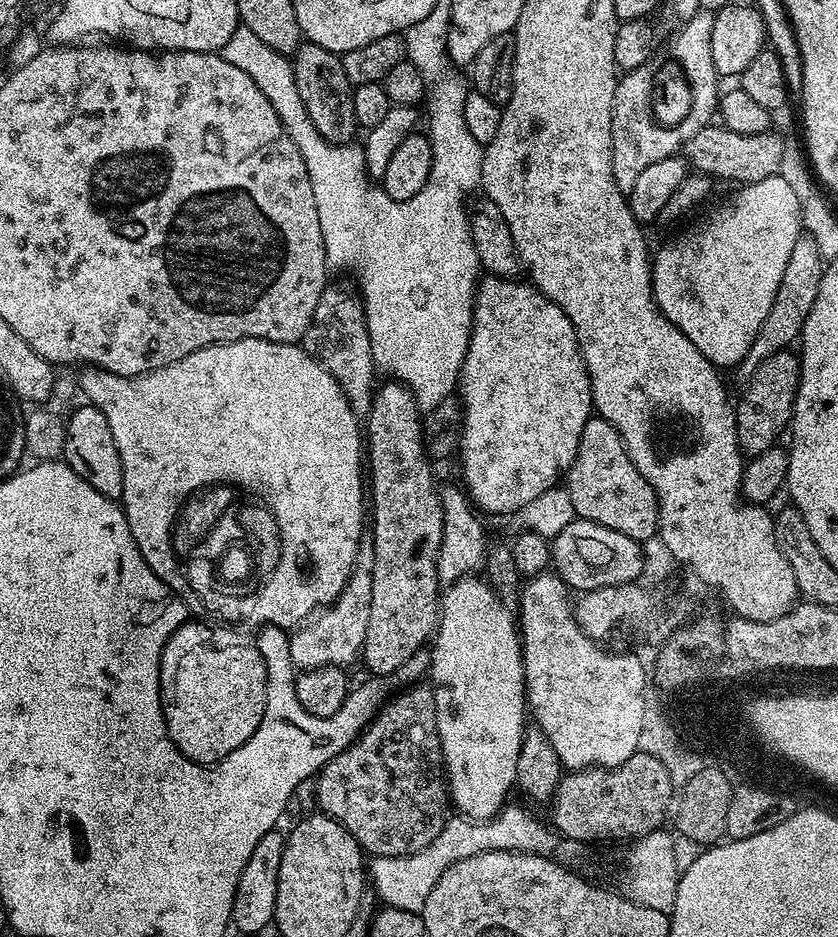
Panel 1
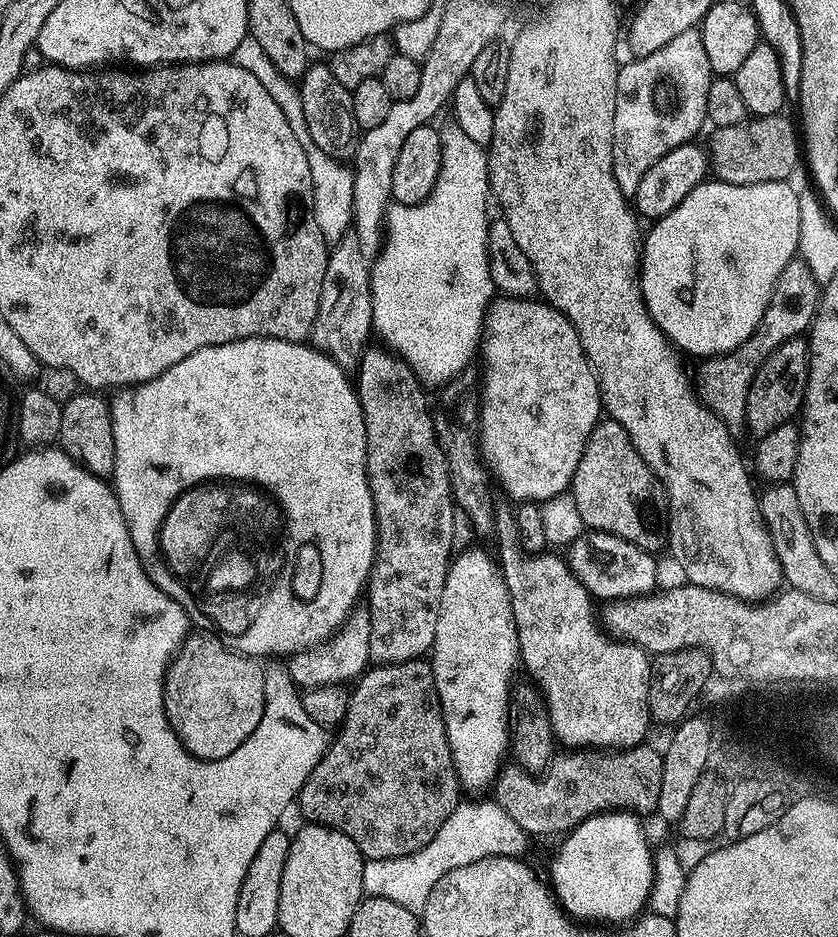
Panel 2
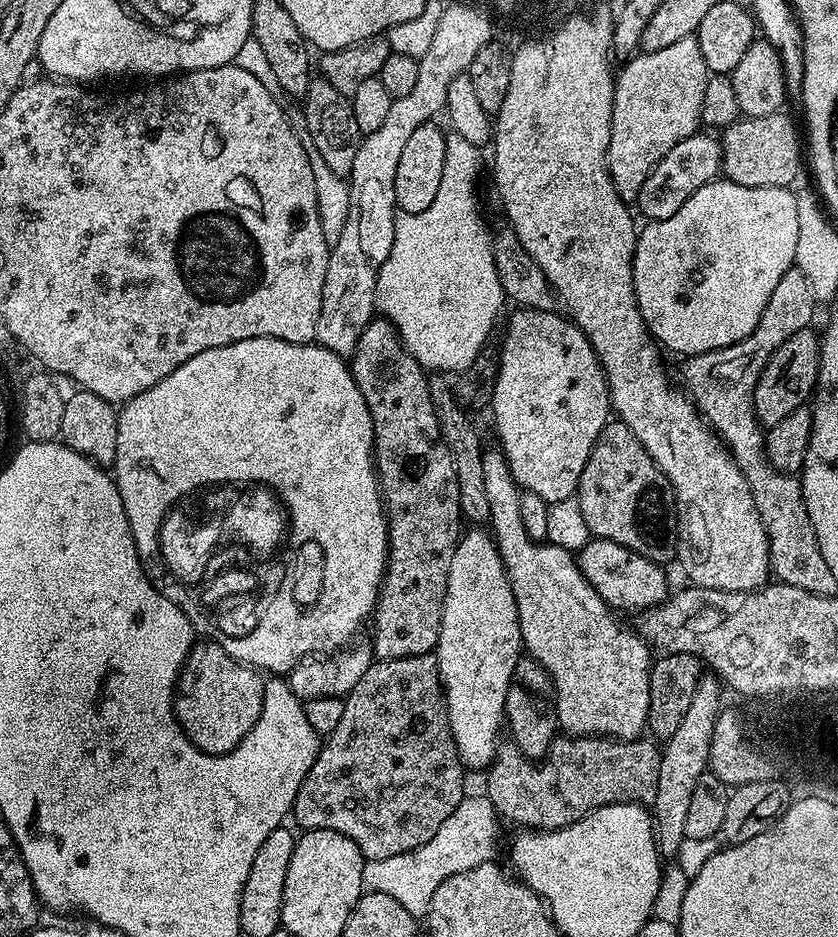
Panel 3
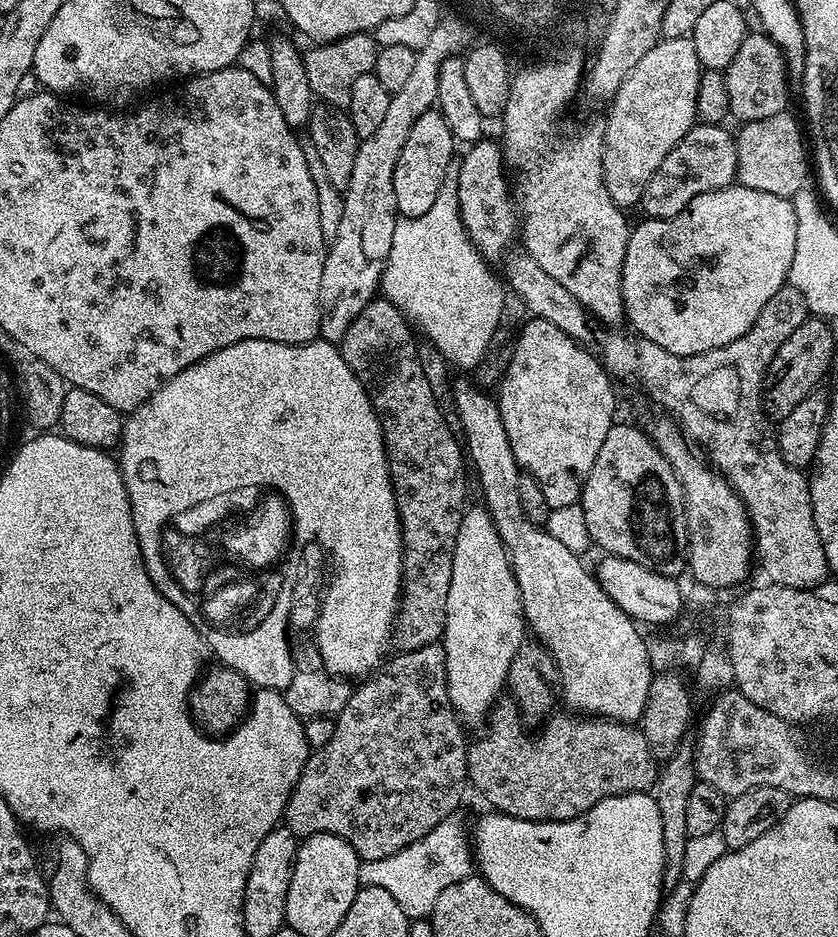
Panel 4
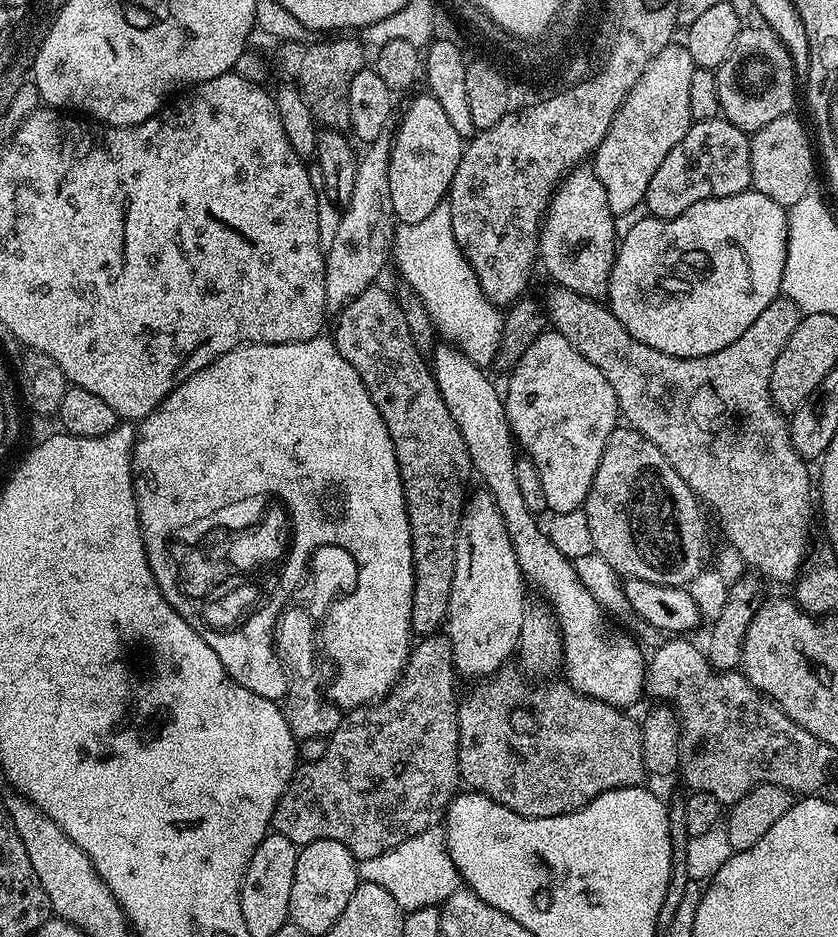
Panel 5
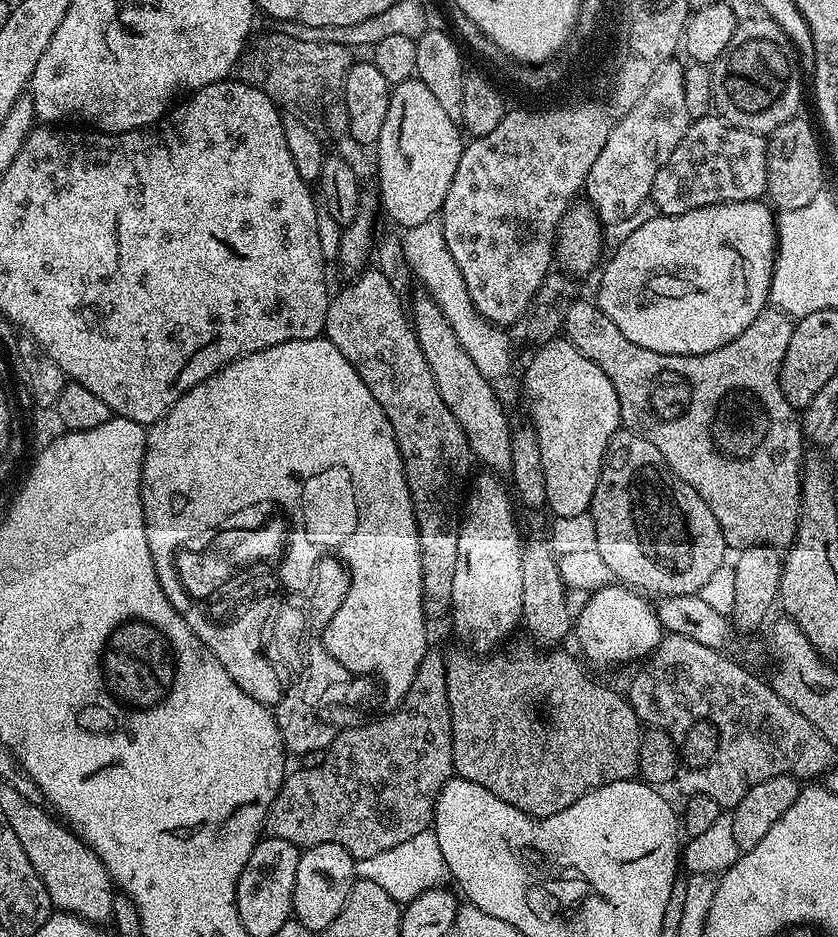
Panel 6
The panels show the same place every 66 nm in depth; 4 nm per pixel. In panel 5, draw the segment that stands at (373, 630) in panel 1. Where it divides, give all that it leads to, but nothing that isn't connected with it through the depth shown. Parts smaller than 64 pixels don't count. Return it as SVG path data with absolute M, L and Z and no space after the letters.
M373 286L366 290L362 290L362 294L358 294L353 298L345 308L339 309L337 316L340 317L336 320L336 336L334 335L334 343L336 349L342 354L342 358L346 358L346 362L350 362L350 366L354 366L358 378L362 378L362 382L366 386L366 390L370 394L374 406L378 406L378 414L382 414L382 418L386 422L386 430L390 430L390 438L394 442L394 454L396 455L398 470L400 471L400 477L402 478L404 501L408 507L408 525L410 526L410 534L412 535L412 572L416 575L414 578L414 598L412 599L412 631L417 637L423 638L439 633L441 629L445 627L448 619L450 590L452 589L452 583L454 582L454 562L456 561L458 526L460 525L460 516L464 513L466 493L469 491L468 475L471 477L474 469L470 454L466 450L466 442L462 438L462 434L458 430L454 418L450 418L450 410L446 410L446 402L442 402L442 394L436 385L436 378L430 367L429 361L421 354L420 349L414 346L414 338L410 334L410 326L406 326L406 318L398 306L395 295L393 295L389 289L387 292L386 289L380 287L381 286Z

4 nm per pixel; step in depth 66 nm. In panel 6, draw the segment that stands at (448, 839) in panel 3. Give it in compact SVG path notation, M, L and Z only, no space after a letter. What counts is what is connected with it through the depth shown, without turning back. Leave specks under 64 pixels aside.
M432 830L414 834L414 838L406 838L406 842L398 842L398 846L382 850L382 854L374 854L374 858L357 860L356 874L361 880L369 880L382 886L382 890L386 890L386 894L390 894L390 898L394 898L401 906L409 904L426 890L441 887L449 879L442 849L439 848L438 838Z

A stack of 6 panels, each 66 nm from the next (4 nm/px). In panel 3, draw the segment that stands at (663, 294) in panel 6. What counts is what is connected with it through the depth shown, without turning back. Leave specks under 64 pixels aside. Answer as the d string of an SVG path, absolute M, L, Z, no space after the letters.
M717 178L702 190L694 190L686 202L682 202L678 214L670 214L670 218L653 220L639 229L632 263L634 278L634 294L638 302L638 310L644 319L644 325L652 333L657 345L669 348L672 352L681 352L681 357L701 356L703 352L713 352L719 348L730 346L742 338L746 338L758 326L758 318L762 318L762 310L766 310L766 302L770 302L770 294L774 294L774 286L782 282L782 274L796 264L795 250L798 247L798 202L796 192L791 187L771 188L770 186L738 186L734 182Z

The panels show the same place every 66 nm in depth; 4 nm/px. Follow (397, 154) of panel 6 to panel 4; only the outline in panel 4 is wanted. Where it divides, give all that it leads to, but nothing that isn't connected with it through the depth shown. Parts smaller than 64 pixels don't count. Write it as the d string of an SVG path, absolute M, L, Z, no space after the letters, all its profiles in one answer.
M439 110L422 114L422 118L410 126L406 146L402 146L402 154L398 154L398 166L394 166L394 202L401 217L418 218L434 206L434 198L438 198L438 190L442 190L444 179L450 174L448 167L456 147L458 141Z

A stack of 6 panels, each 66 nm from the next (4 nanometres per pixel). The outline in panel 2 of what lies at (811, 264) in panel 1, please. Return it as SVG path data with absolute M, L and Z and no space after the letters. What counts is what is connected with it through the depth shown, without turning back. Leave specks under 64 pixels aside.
M794 258L786 262L786 270L778 274L778 282L774 282L774 294L770 294L770 302L766 306L766 314L762 314L762 322L733 352L724 356L714 356L707 361L708 364L698 376L698 388L702 393L704 402L729 426L744 424L744 411L746 398L750 390L750 382L754 382L754 374L782 346L782 342L803 337L812 326L816 317L816 308L820 304L822 284L816 273L807 265L806 260Z

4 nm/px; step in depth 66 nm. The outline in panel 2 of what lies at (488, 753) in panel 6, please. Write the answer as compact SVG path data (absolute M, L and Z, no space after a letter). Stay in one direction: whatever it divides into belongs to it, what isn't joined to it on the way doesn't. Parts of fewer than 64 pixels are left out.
M651 743L637 744L635 748L623 750L572 750L563 756L557 755L549 764L547 772L539 776L524 771L519 766L505 767L494 781L494 799L497 804L522 826L529 837L552 836L555 832L567 834L591 816L601 816L603 812L631 812L633 814L655 813L659 795L662 794L661 749L651 748Z

